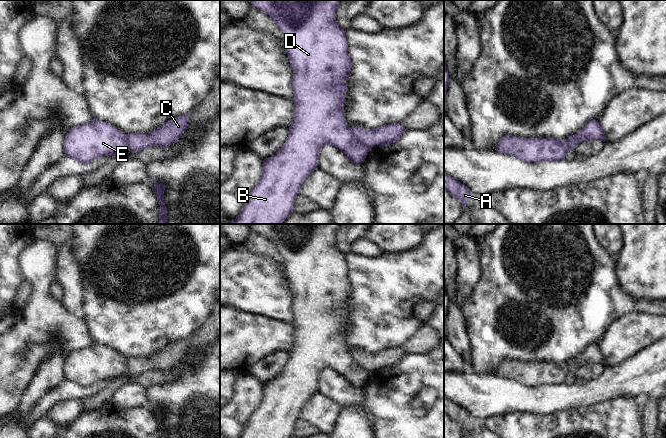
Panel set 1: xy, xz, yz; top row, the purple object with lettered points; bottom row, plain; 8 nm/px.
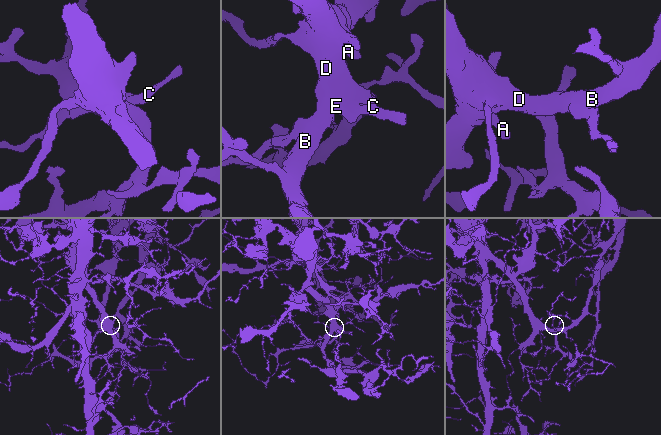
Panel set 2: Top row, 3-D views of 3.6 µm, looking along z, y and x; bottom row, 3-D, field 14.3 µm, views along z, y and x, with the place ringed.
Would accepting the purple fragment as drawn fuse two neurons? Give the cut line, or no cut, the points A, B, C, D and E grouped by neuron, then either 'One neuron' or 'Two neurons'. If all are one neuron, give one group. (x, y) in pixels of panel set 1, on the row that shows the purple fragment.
Split along xz (349, 129), (358, 141), (369, 147). Groups: A B D E / C. Two neurons.

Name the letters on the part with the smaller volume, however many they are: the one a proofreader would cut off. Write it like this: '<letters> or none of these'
C

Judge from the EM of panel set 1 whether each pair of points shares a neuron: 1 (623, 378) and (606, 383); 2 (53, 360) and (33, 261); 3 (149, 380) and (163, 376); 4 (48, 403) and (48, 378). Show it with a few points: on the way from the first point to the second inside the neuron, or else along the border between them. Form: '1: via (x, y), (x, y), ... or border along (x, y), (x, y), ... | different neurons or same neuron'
1: via (619, 380), (610, 383) | same neuron
2: border along (60, 350), (54, 349), (41, 363), (37, 371) | different neurons
3: via (152, 378), (160, 377) | same neuron
4: border along (64, 379), (52, 390), (48, 391), (32, 408) | different neurons

